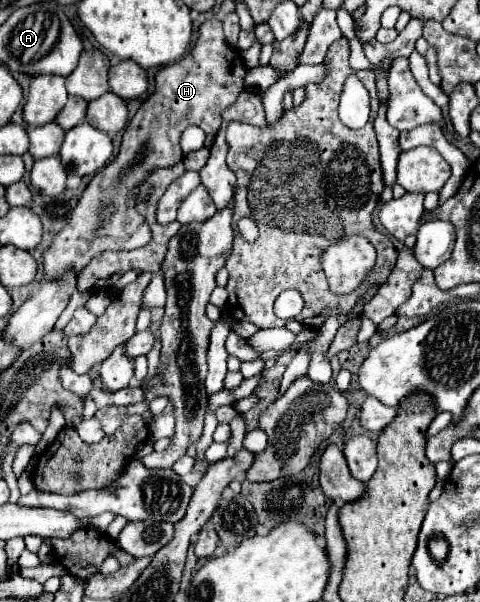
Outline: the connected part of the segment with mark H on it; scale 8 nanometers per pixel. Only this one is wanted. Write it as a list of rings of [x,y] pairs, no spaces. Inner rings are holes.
[[[212,19],[200,25],[194,47],[180,61],[162,67],[156,73],[154,93],[142,103],[138,113],[128,123],[116,159],[92,177],[76,209],[72,211],[70,223],[52,239],[52,245],[42,253],[46,281],[56,281],[66,271],[80,273],[94,255],[106,249],[130,251],[144,247],[150,241],[148,223],[144,221],[144,217],[140,217],[140,213],[136,213],[136,207],[132,205],[132,193],[136,191],[136,185],[144,181],[148,169],[182,161],[180,135],[186,127],[198,125],[208,135],[218,133],[222,125],[222,111],[236,101],[236,97],[244,89],[246,75],[240,59],[234,59],[230,63],[226,57],[240,55],[226,43],[222,21]],[[106,203],[114,203],[116,213],[108,223],[100,227],[98,211]]]

